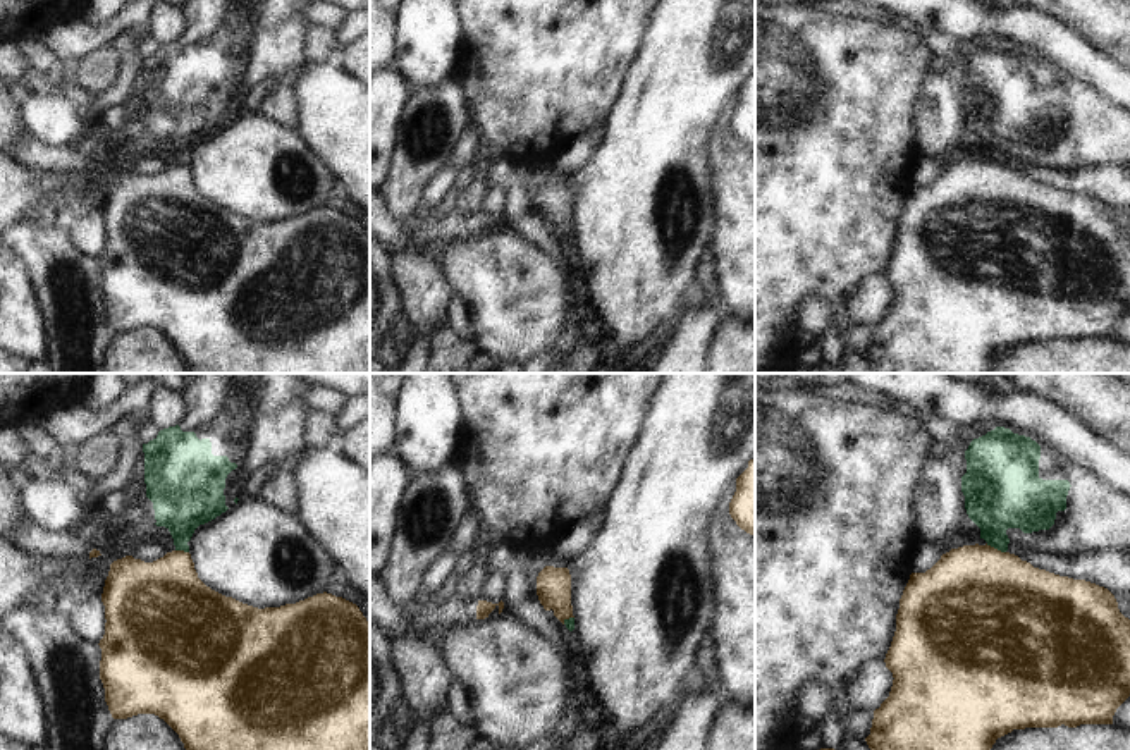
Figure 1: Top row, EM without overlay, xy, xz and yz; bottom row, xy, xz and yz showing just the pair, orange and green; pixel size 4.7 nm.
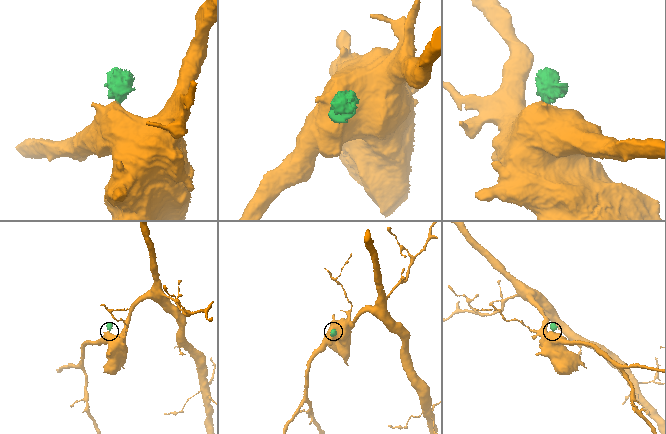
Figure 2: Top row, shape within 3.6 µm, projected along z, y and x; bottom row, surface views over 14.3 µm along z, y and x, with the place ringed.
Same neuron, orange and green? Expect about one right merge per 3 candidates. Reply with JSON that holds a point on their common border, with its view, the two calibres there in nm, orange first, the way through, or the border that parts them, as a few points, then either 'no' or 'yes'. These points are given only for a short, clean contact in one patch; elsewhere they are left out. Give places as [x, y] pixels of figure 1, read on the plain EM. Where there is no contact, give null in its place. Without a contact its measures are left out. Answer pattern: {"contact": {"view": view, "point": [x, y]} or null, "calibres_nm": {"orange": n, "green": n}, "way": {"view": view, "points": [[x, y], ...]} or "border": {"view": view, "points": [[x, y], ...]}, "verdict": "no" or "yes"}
{"contact": {"view": "yz", "point": [996, 164]}, "calibres_nm": {"orange": 500, "green": 320}, "border": {"view": "yz", "points": [[986, 159], [1005, 167]]}, "verdict": "no"}

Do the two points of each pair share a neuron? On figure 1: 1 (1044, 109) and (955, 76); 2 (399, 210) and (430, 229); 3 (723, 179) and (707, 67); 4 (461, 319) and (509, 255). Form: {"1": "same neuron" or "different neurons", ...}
{"1": "same neuron", "2": "different neurons", "3": "different neurons", "4": "different neurons"}

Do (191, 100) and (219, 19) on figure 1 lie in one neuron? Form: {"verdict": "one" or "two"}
{"verdict": "one"}

